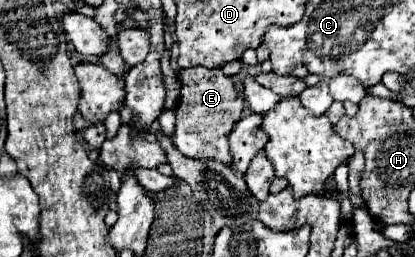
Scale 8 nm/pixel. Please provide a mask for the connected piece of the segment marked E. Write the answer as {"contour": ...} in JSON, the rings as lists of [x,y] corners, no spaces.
{"contour":[[[203,66],[181,68],[179,80],[181,80],[181,98],[179,106],[175,108],[177,122],[171,136],[175,148],[189,158],[213,158],[229,166],[231,156],[227,134],[231,132],[233,124],[241,118],[241,110],[245,106],[241,94],[233,86],[231,78],[217,68],[203,68]]]}

